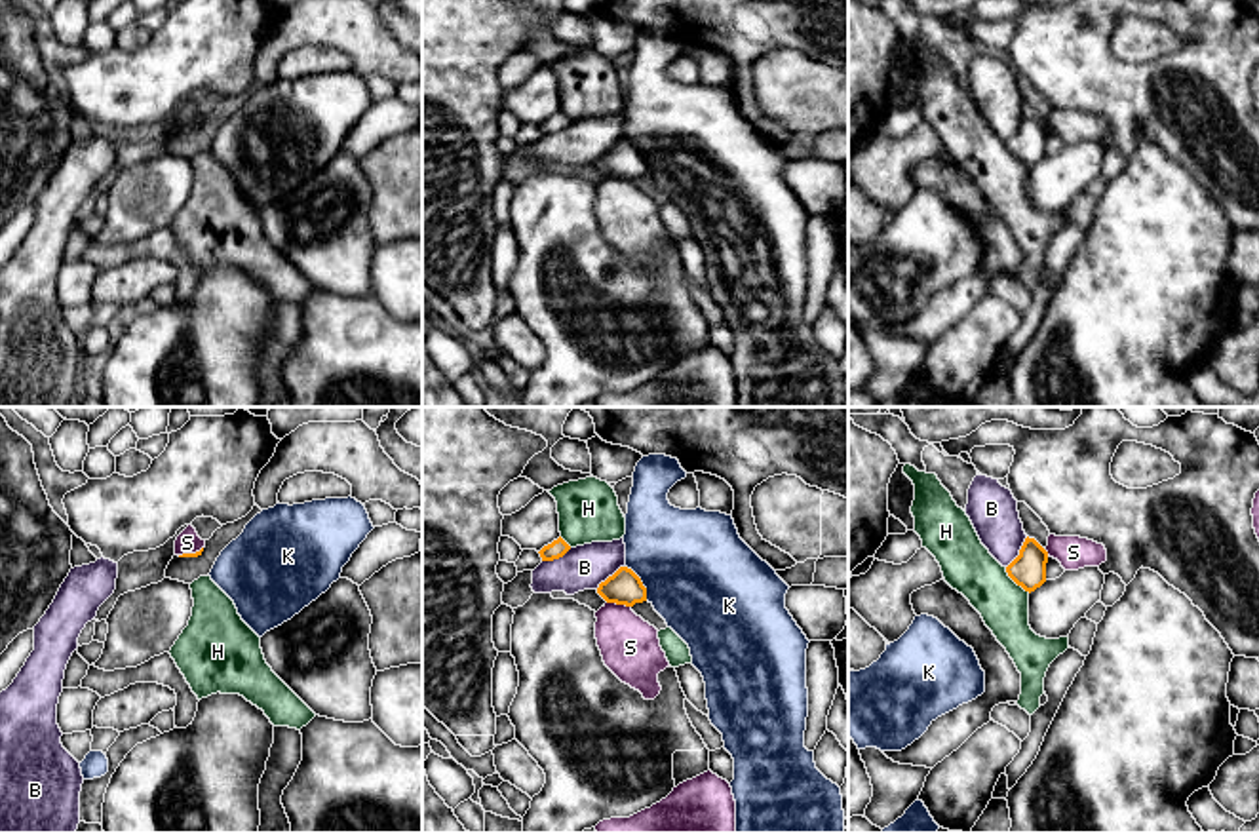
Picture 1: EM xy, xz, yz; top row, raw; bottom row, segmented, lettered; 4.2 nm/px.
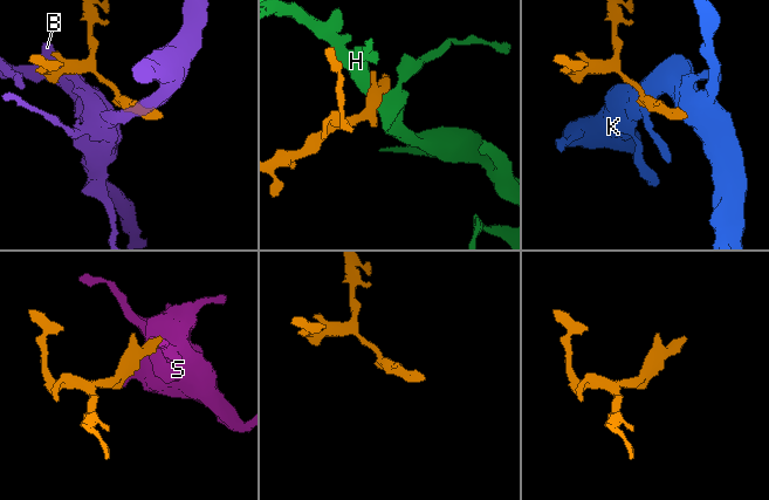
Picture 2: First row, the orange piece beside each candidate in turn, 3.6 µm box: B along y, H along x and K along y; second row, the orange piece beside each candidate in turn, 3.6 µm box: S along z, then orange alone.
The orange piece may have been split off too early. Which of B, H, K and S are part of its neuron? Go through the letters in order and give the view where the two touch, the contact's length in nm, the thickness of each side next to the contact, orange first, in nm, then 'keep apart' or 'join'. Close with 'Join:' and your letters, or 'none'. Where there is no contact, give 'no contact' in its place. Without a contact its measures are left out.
B: meets orange in xz; contact 160 nm long; 150 nm thick on the orange side, 190 nm on the other; keep apart
H: meets orange in yz; contact 160 nm long; 150 nm thick on the orange side, 220 nm on the other; keep apart
K: meets orange in xz; contact 180 nm long; 150 nm thick on the orange side, 480 nm on the other; keep apart
S: meets orange in xz; contact 110 nm long; 150 nm thick on the orange side, 260 nm on the other; keep apart
Join: none

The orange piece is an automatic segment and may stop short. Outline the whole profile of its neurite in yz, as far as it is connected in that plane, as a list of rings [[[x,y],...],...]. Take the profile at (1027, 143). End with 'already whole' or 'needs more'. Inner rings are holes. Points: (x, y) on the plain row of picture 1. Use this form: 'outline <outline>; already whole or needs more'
outline [[[1027,110],[1019,129],[1006,141],[1006,146],[1031,167],[1046,156],[1046,137],[1048,126],[1035,112]]]; already whole

